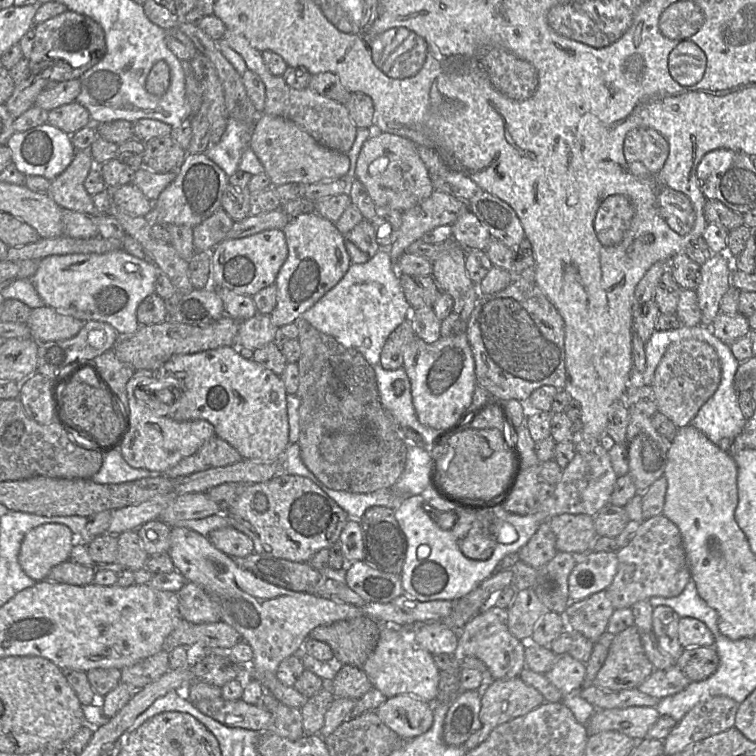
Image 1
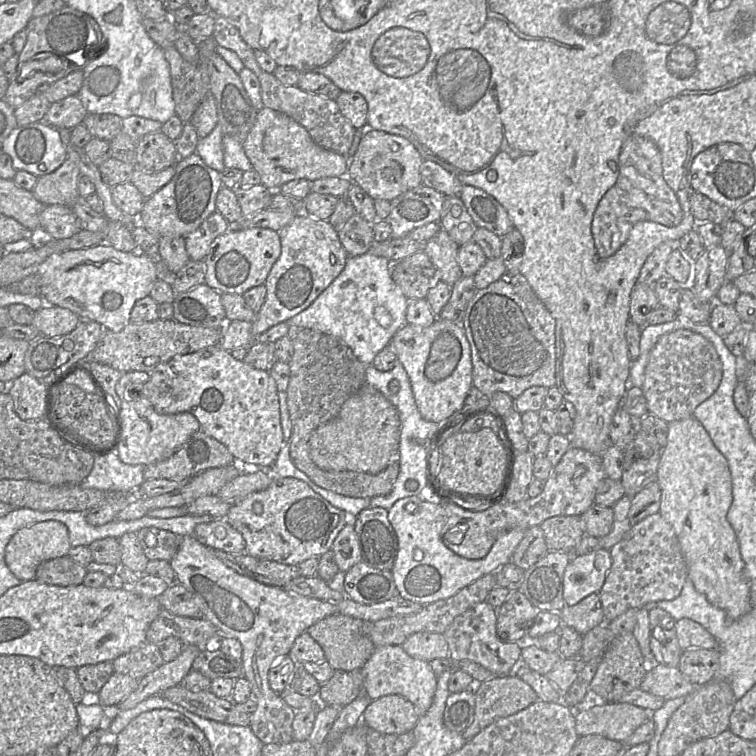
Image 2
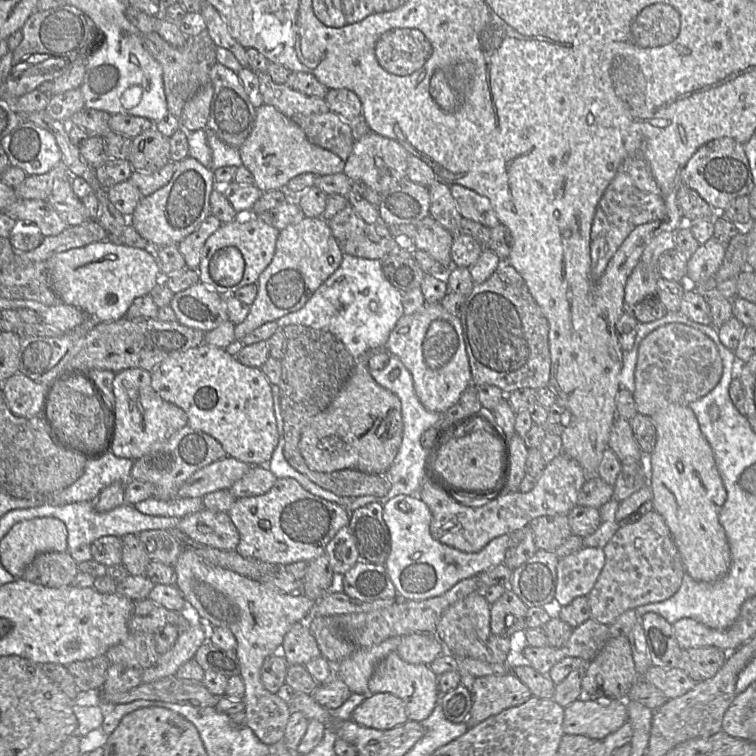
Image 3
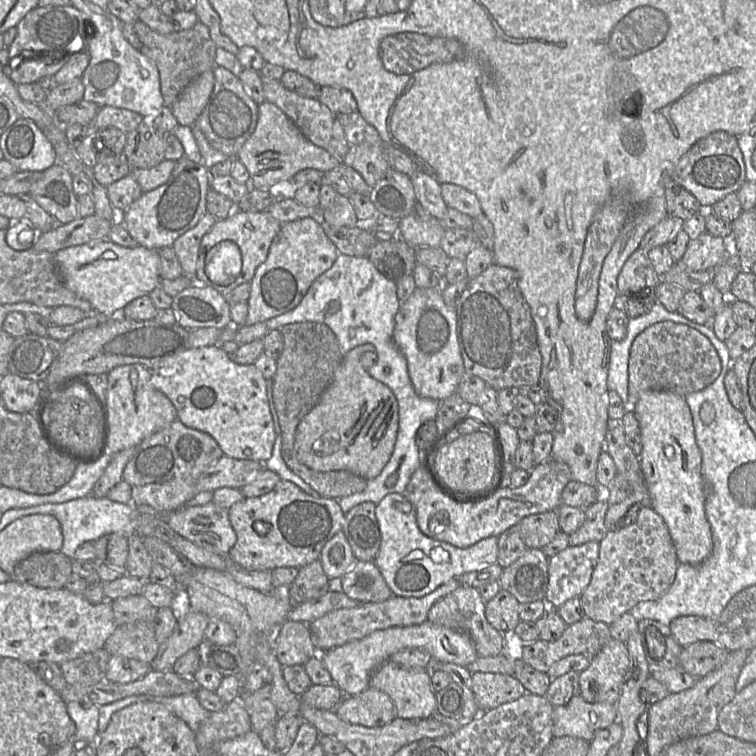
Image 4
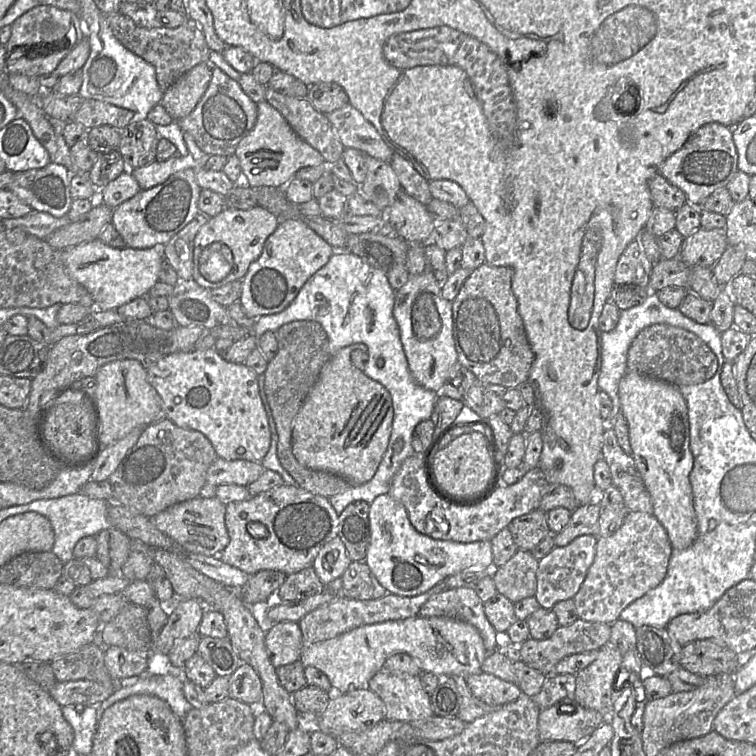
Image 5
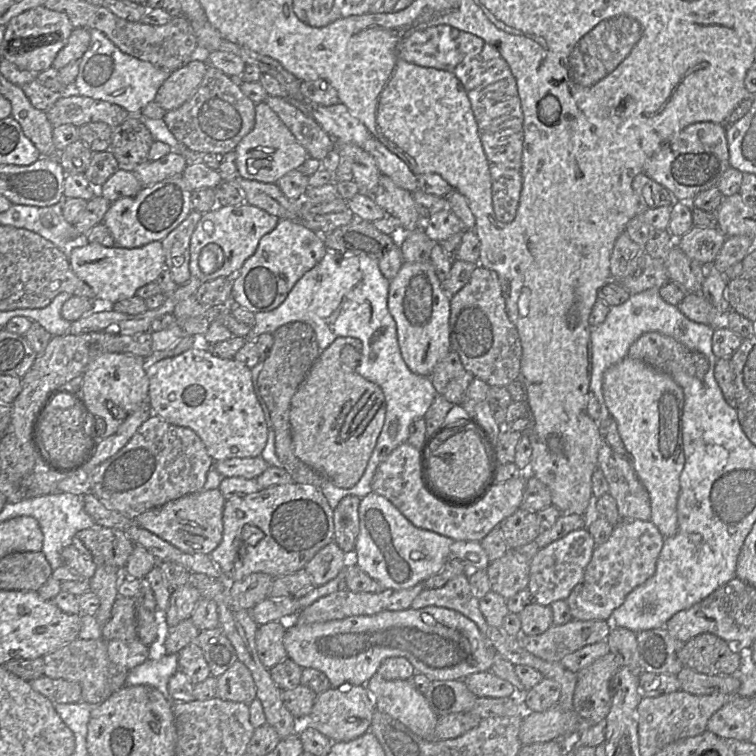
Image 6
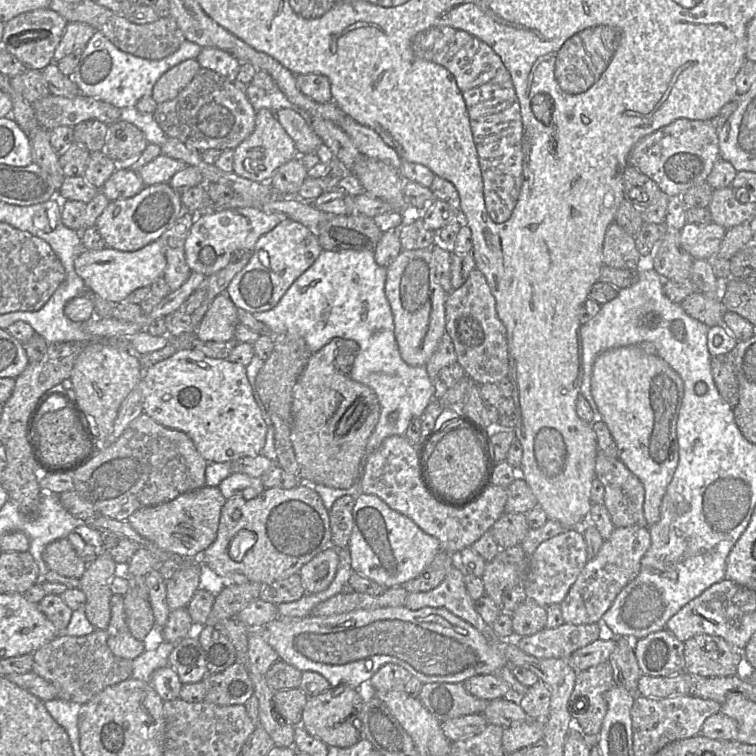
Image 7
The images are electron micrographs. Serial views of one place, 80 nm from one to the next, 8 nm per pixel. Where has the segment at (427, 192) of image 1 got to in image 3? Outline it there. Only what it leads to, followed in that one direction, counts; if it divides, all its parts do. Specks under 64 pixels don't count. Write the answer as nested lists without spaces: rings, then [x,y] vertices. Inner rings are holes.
[[[370,131],[354,141],[343,172],[352,182],[362,182],[377,193],[386,192],[407,178],[409,154],[411,153],[397,141]]]

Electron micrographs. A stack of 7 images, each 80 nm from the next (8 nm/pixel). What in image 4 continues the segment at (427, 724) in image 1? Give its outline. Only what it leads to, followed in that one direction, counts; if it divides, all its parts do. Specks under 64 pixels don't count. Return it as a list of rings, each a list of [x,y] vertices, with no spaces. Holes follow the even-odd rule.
[[[370,687],[342,700],[332,711],[345,722],[365,727],[382,727],[397,718],[391,698]]]

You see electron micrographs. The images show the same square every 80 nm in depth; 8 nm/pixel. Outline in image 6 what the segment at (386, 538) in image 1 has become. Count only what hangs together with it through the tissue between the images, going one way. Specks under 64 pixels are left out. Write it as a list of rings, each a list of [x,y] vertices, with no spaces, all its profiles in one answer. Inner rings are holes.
[[[347,496],[334,509],[334,542],[344,553],[355,552],[360,530],[358,509],[361,498]]]

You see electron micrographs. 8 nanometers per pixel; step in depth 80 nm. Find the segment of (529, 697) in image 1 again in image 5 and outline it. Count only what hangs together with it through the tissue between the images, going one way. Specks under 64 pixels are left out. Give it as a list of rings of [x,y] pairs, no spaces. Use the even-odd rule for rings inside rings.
[[[486,672],[468,675],[466,682],[477,699],[496,707],[515,701],[522,695],[519,685]]]

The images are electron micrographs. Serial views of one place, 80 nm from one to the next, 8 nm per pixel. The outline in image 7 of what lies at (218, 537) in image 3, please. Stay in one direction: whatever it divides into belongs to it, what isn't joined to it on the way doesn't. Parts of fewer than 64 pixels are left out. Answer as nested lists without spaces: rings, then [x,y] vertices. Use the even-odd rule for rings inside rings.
[[[203,487],[183,493],[168,502],[140,508],[127,522],[144,538],[179,558],[198,559],[216,539],[221,509],[226,499],[218,487]]]

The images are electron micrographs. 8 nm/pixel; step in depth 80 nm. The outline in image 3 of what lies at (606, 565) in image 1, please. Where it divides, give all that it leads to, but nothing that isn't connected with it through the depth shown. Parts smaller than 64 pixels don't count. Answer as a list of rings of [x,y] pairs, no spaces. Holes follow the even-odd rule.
[[[582,547],[567,556],[559,557],[556,574],[555,600],[566,606],[579,596],[587,596],[605,564],[603,548]]]

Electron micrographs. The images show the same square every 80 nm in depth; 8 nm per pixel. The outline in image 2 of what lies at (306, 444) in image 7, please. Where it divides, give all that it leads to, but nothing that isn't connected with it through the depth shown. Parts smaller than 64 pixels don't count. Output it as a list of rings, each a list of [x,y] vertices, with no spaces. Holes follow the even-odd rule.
[[[368,382],[342,405],[338,415],[316,428],[308,443],[312,461],[326,471],[356,471],[377,474],[398,453],[400,420],[395,406]]]

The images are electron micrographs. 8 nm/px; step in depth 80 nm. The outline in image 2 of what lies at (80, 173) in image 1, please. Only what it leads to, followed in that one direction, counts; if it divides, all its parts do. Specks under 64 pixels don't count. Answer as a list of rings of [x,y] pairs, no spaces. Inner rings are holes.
[[[67,158],[52,173],[38,177],[32,193],[44,205],[71,206],[81,198],[78,192],[80,176],[76,163]]]

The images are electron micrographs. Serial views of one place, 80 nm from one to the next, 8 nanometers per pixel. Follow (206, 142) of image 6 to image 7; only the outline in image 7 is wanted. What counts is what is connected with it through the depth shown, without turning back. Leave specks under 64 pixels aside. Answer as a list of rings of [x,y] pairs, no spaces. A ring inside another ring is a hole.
[[[201,67],[191,82],[172,100],[157,105],[153,116],[170,138],[178,139],[198,151],[234,150],[253,132],[256,111],[250,99],[234,82]]]

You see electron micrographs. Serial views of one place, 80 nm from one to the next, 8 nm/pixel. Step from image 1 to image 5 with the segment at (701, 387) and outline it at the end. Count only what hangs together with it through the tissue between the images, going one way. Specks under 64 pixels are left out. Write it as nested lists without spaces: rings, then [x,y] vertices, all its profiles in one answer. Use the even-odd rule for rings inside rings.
[[[653,324],[639,332],[632,341],[627,355],[627,369],[679,387],[711,379],[717,372],[718,359],[694,333],[669,324]]]

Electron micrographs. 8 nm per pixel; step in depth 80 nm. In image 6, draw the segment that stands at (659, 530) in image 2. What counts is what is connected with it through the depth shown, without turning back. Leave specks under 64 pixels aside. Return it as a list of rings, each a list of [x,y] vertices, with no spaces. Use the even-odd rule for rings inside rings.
[[[621,520],[610,537],[595,546],[580,582],[565,600],[575,620],[607,621],[627,595],[647,581],[656,570],[665,538],[650,520]]]

